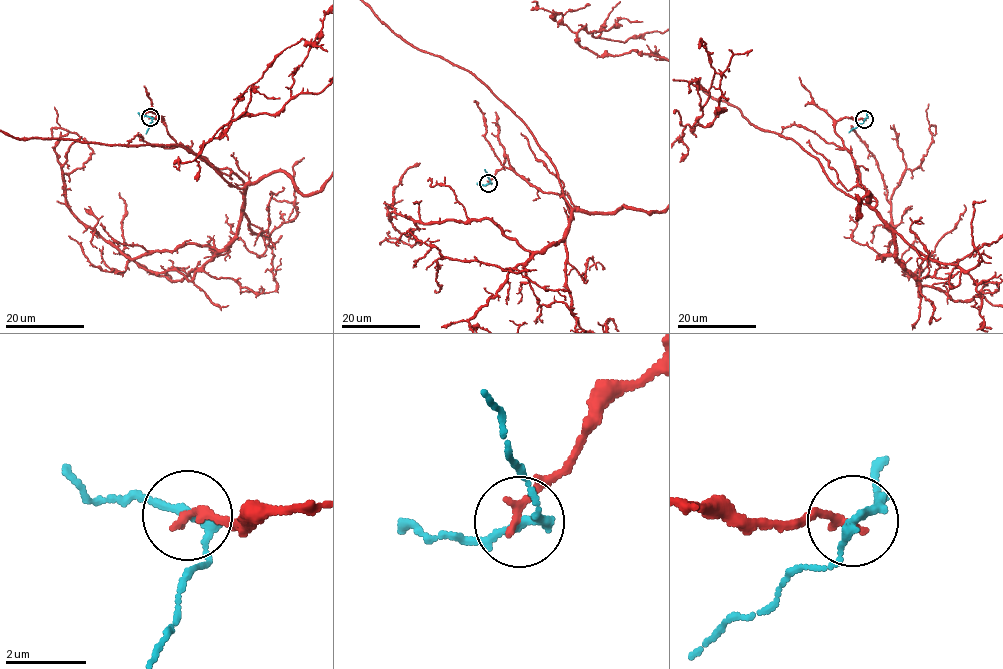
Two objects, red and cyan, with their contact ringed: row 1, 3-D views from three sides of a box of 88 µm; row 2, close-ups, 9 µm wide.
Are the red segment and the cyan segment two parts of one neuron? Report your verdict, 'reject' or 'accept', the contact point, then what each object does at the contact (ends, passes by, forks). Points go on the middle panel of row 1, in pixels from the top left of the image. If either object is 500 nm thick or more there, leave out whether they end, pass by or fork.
reject | (488, 183) | red ends | cyan passes by

